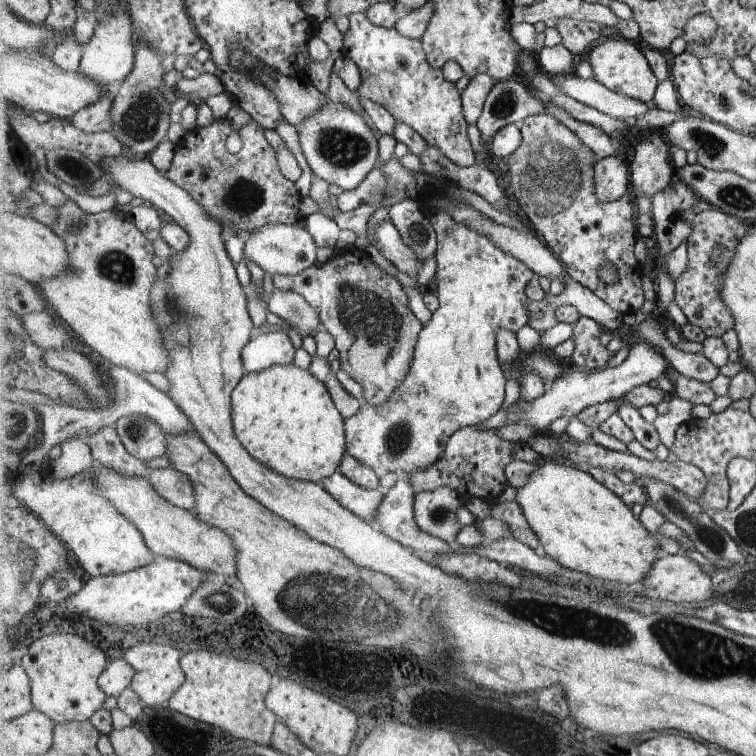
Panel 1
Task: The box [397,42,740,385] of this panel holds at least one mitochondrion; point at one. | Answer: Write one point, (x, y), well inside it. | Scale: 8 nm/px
(552, 177)

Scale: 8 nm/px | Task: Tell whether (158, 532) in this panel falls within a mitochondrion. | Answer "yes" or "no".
no

